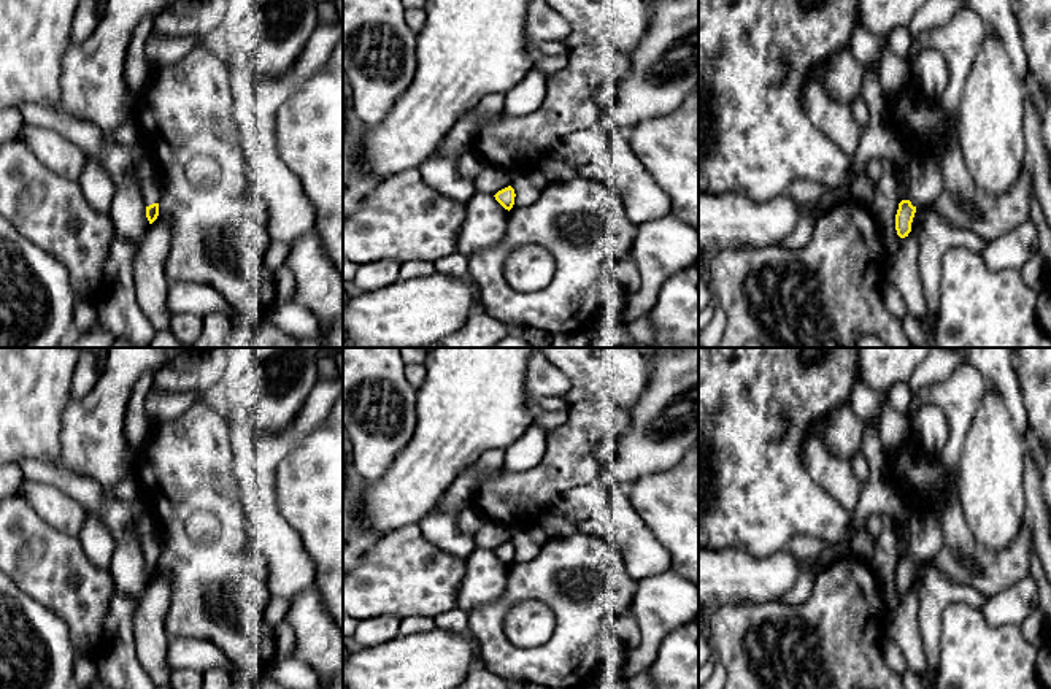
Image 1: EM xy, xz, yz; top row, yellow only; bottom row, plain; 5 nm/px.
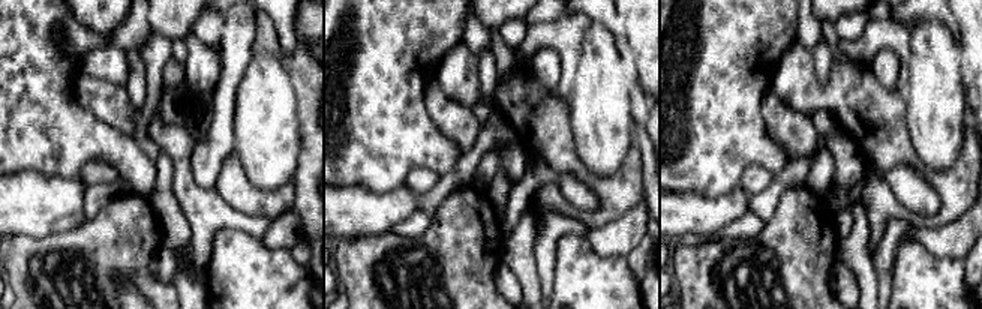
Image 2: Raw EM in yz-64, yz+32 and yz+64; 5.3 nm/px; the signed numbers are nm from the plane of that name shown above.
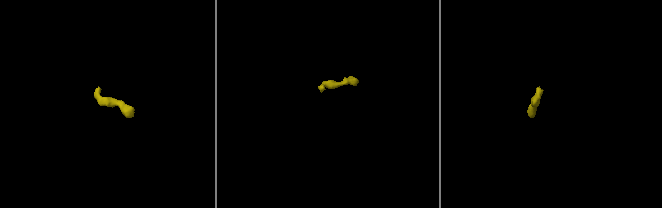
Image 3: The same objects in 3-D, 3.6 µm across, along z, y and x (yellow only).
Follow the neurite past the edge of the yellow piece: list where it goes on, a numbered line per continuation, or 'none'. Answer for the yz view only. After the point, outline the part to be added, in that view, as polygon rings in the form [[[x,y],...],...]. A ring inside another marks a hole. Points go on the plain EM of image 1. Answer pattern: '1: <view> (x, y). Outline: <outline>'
1: yz (958, 394). Outline: [[[962,362],[945,381],[927,384],[913,395],[908,416],[919,405],[932,403],[943,410],[949,425],[948,441],[938,454],[948,484],[930,511],[914,510],[910,516],[910,543],[905,556],[913,562],[930,560],[941,548],[938,514],[949,498],[949,484],[957,479],[959,457],[986,383],[973,365]]]

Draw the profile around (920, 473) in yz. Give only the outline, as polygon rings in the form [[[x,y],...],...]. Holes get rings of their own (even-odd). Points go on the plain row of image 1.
[[[911,437],[884,452],[887,472],[916,511],[930,511],[946,483],[946,470],[937,454],[926,451]]]

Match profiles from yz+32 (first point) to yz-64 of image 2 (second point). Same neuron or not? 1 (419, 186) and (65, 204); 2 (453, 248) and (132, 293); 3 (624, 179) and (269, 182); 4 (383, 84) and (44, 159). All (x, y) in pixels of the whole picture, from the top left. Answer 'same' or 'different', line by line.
1: different
2: different
3: different
4: same

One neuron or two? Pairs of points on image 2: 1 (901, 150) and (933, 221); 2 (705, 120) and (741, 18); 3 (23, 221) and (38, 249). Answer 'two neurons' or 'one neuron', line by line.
1: one neuron
2: one neuron
3: two neurons

